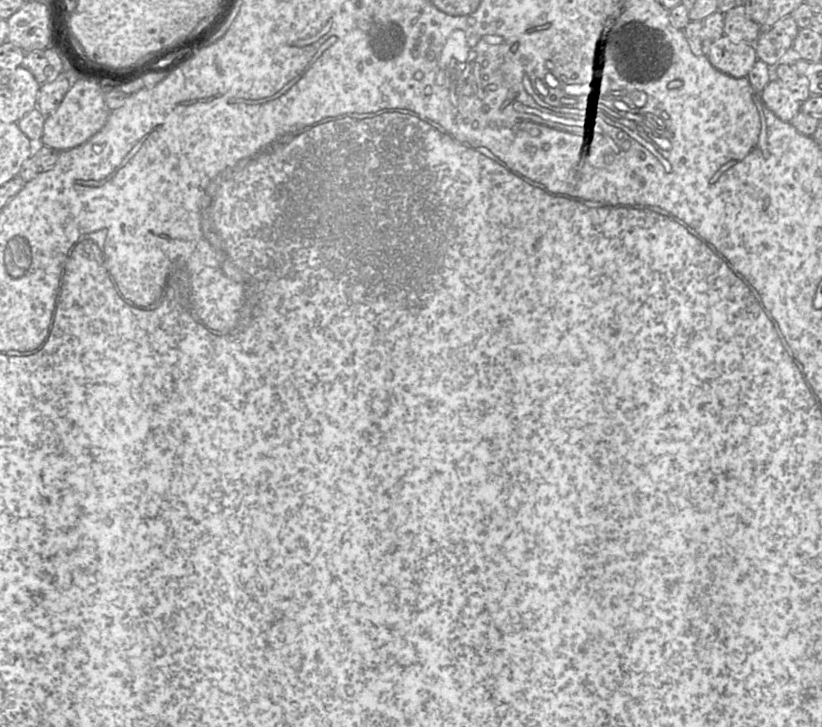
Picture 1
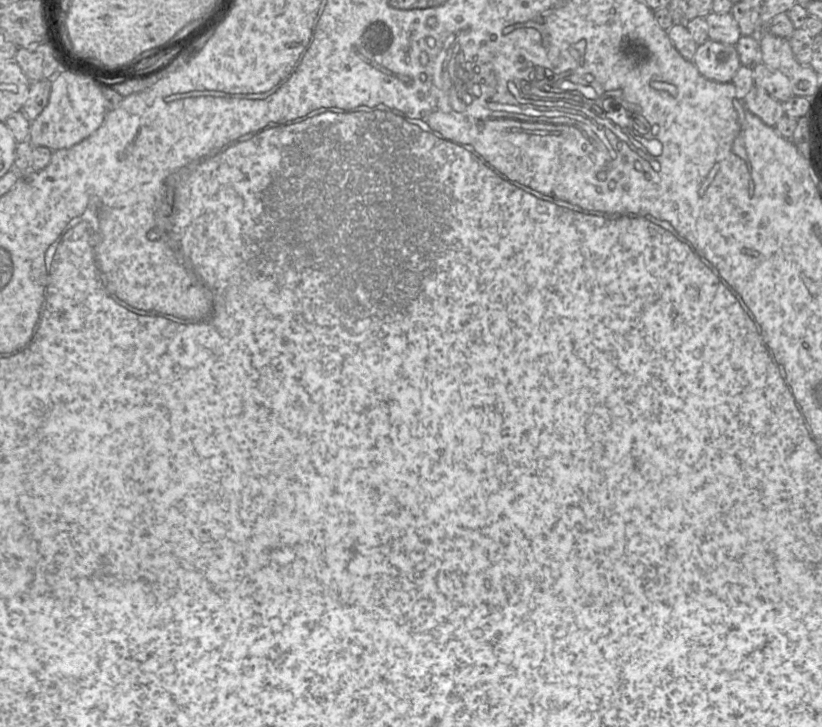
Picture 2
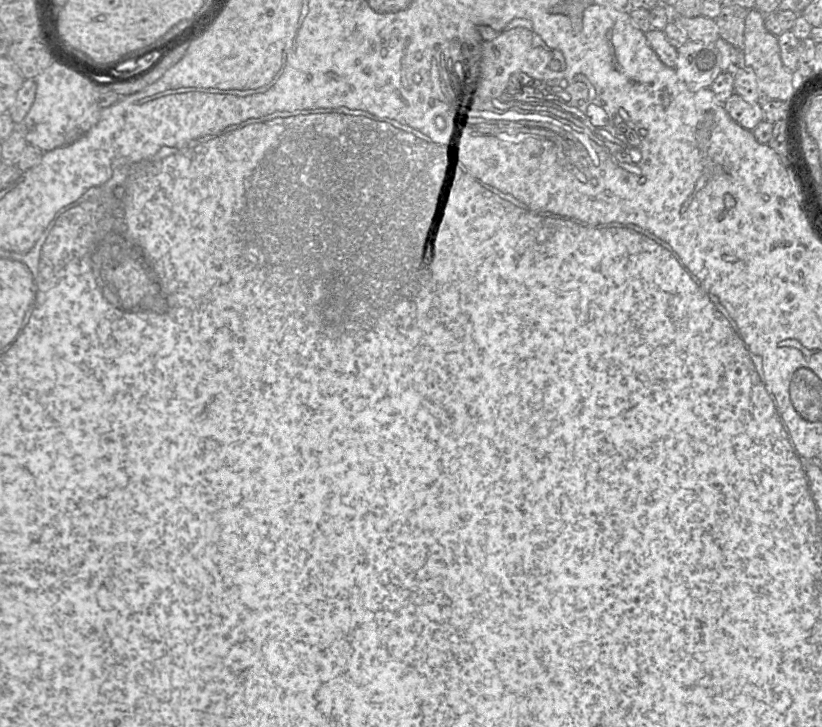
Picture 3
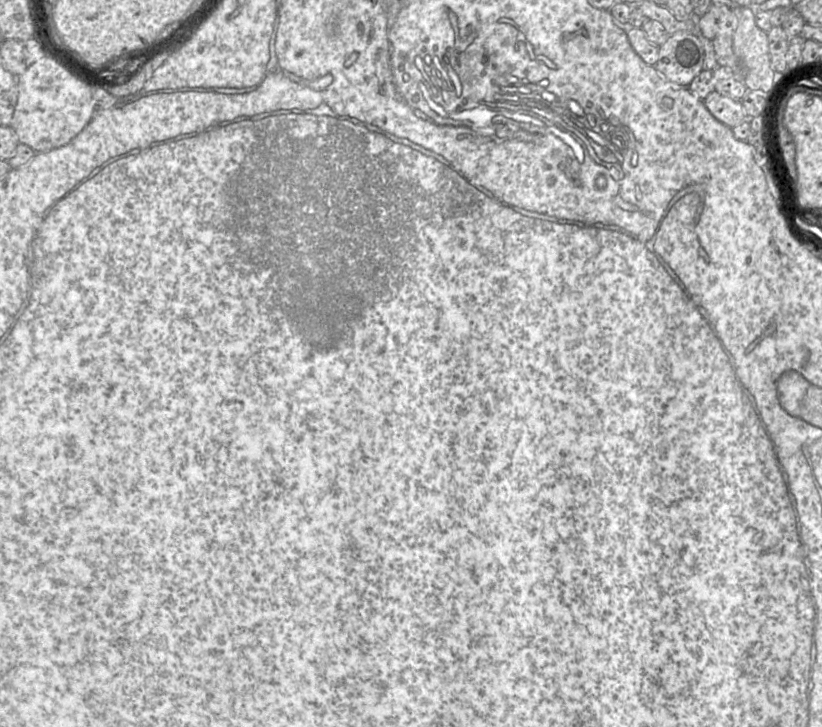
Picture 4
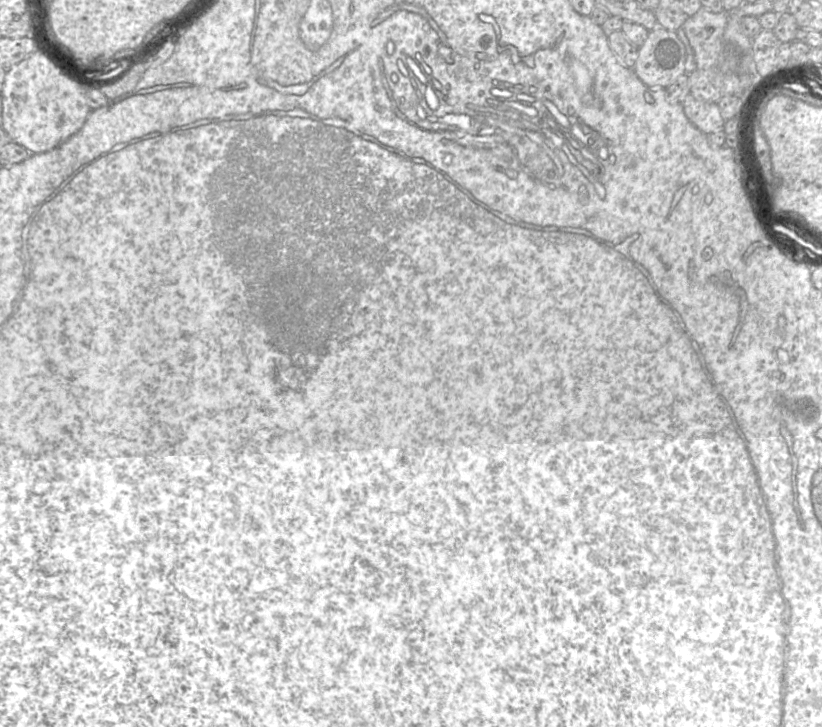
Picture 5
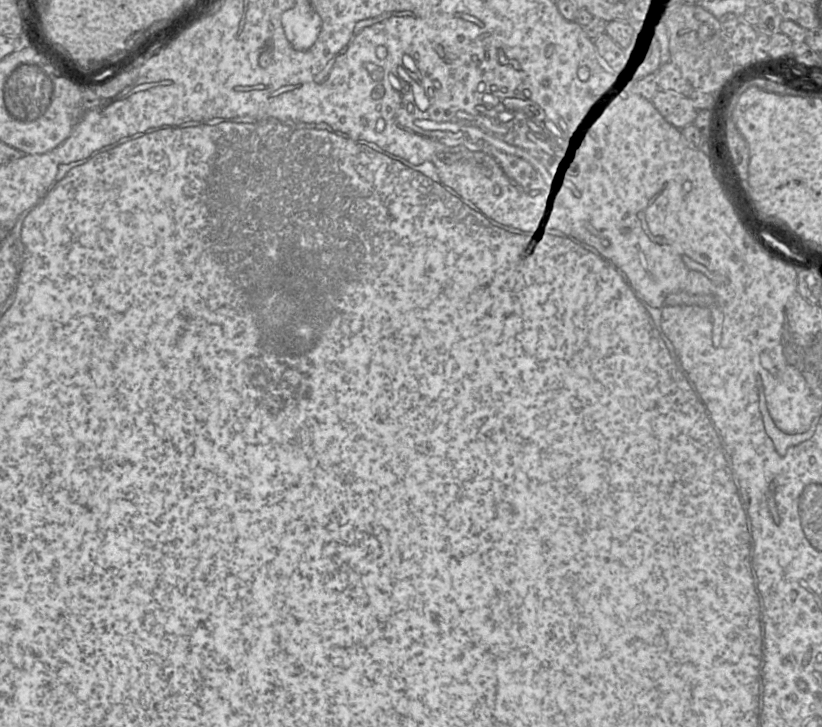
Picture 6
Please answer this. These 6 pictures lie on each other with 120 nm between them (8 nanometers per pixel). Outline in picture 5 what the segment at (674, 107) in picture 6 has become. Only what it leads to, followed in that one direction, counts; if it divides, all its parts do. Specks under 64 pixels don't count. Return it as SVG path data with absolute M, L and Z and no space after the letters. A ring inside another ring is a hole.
M688 95L682 102L683 110L689 121L700 131L710 134L723 130L725 120L716 103L707 103Z

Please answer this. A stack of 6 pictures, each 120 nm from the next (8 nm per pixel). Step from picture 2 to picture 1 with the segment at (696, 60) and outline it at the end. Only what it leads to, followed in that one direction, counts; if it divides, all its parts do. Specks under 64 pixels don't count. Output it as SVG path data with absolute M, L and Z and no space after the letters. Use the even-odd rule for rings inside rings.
M726 36L712 42L707 58L717 70L734 78L747 77L758 61L754 43L732 42Z

